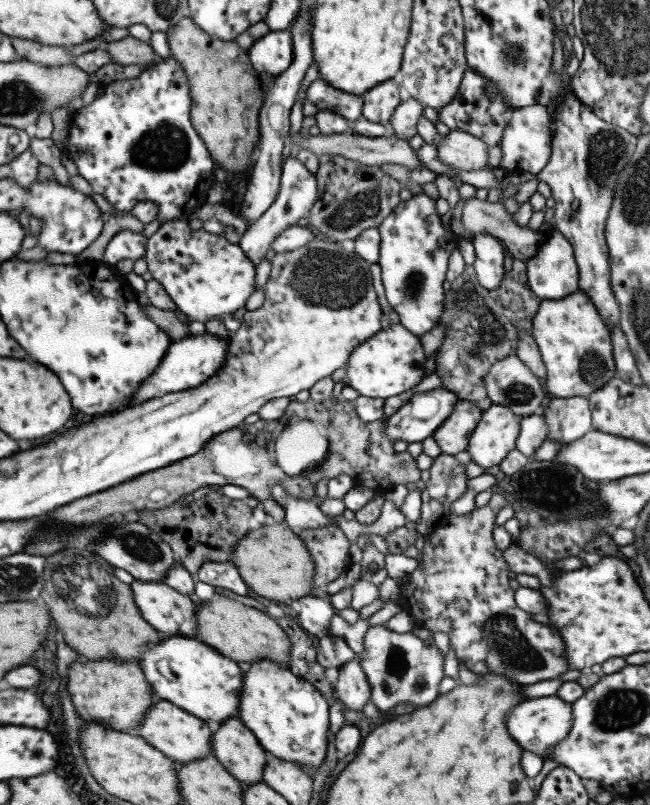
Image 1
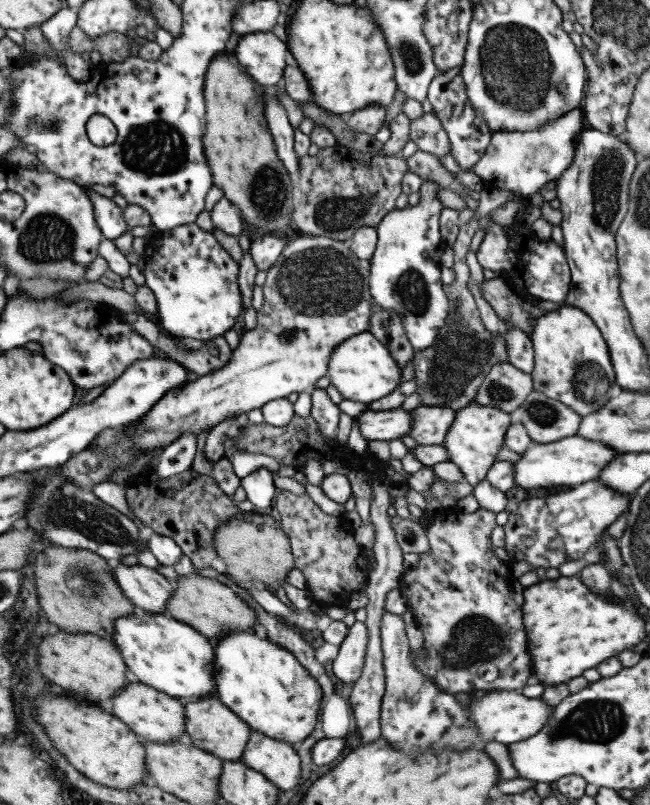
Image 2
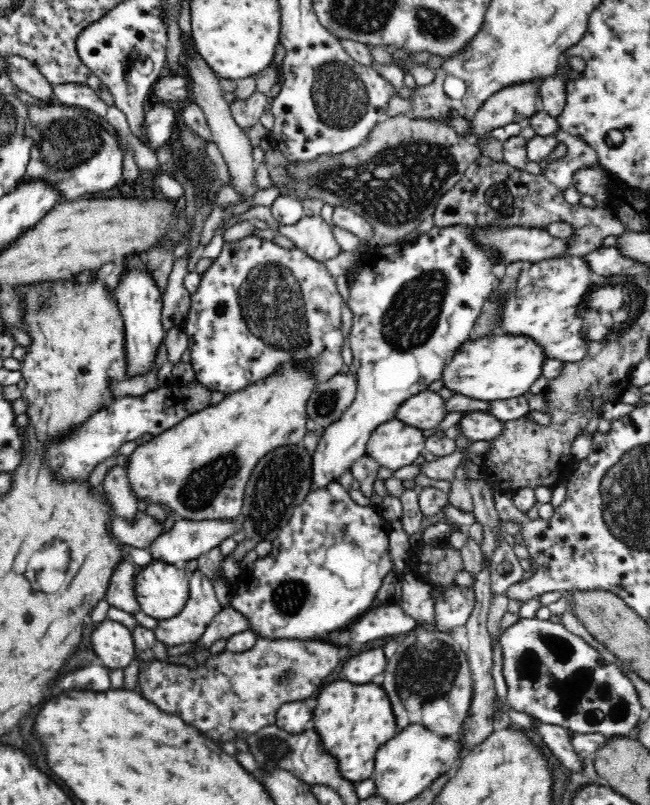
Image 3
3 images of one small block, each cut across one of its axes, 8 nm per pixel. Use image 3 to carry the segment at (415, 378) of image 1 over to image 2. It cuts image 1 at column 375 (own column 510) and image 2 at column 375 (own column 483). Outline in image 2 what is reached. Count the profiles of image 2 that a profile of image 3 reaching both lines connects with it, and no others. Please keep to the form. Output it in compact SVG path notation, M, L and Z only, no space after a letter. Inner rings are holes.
M370 332L356 334L344 340L330 354L328 361L328 376L331 384L342 394L343 400L356 402L374 402L399 388L402 379L402 368L390 356L390 351L380 343Z

